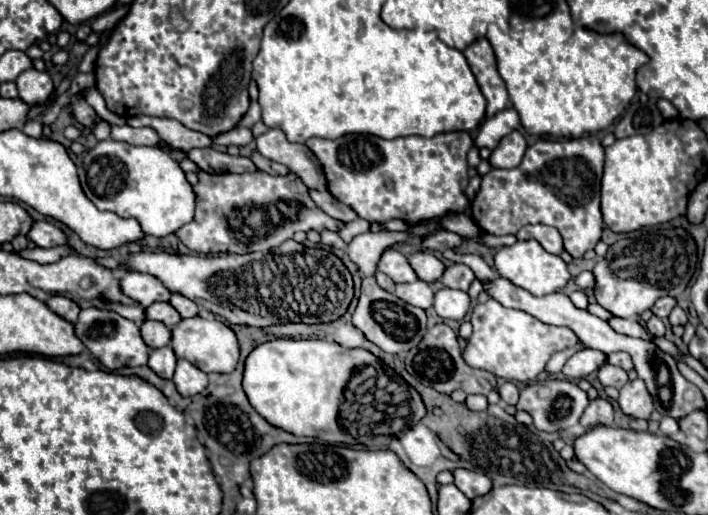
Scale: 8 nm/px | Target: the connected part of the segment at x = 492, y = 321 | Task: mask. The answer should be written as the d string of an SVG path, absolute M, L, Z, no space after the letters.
M496 299L478 303L472 309L470 323L474 327L474 333L462 351L464 361L470 367L490 371L496 377L508 381L534 381L538 373L544 371L548 359L556 351L562 351L578 343L578 337L572 329L546 325L524 311L516 311L500 305Z

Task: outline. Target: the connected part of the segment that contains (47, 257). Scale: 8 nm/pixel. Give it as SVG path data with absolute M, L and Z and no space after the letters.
M3 243L1 247L6 251L12 251L17 255L24 255L26 259L32 259L36 263L56 263L60 261L62 257L70 255L72 253L72 247L70 245L62 245L62 247L52 247L52 249L28 249L28 251L14 251L11 243Z

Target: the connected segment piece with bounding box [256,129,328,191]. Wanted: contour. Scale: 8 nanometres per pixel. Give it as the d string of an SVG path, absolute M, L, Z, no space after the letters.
M268 129L264 135L256 137L256 147L264 157L278 161L288 169L292 169L294 173L298 173L300 179L310 189L328 191L326 175L322 167L316 163L316 157L312 155L312 151L308 151L308 147L302 143L290 143L284 131Z

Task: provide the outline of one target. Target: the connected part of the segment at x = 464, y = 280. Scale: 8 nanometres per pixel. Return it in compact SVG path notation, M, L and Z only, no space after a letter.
M452 263L446 267L444 275L442 275L442 283L450 289L460 289L460 291L468 291L470 283L474 281L474 273L470 267L460 265L460 263Z

